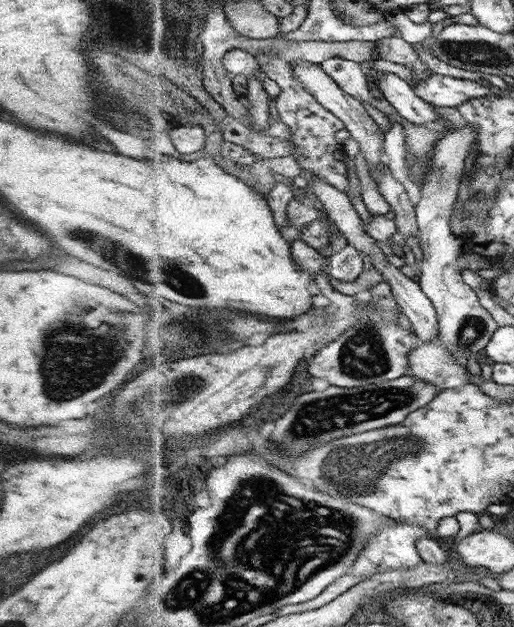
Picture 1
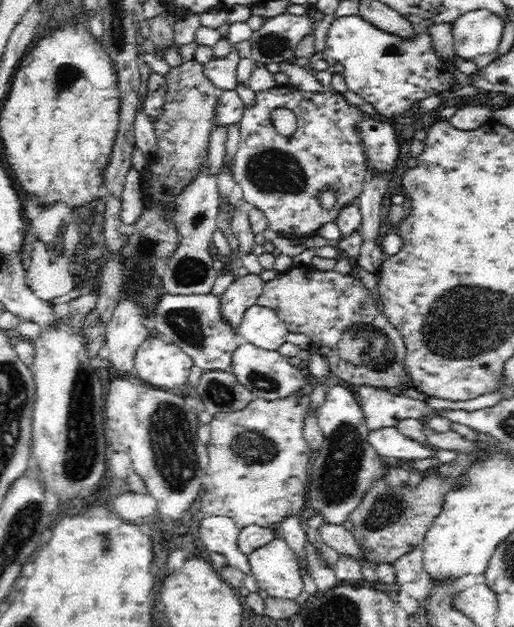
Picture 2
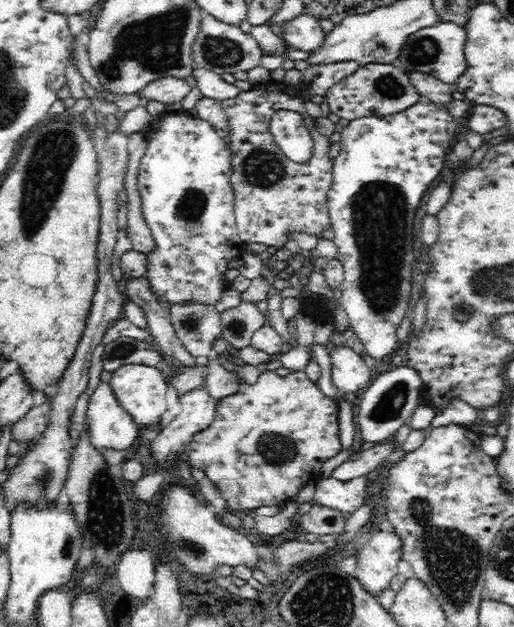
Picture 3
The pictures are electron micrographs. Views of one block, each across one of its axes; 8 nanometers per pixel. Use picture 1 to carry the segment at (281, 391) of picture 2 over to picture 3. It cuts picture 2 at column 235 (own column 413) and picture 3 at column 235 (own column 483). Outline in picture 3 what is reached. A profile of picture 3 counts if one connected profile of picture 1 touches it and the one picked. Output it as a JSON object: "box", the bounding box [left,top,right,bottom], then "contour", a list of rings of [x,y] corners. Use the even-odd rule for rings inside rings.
{"box":[221,300,266,348],"contour":[[[241,300],[236,308],[228,308],[221,312],[222,332],[231,348],[250,346],[251,338],[262,325],[266,324],[265,314],[260,312],[257,304]]]}

